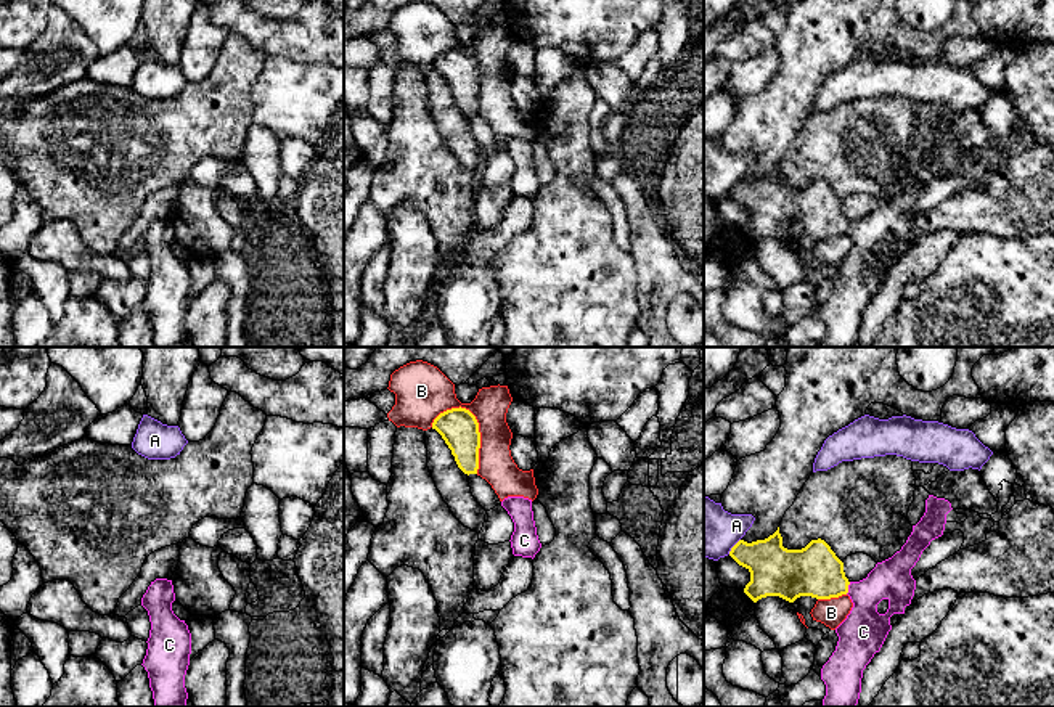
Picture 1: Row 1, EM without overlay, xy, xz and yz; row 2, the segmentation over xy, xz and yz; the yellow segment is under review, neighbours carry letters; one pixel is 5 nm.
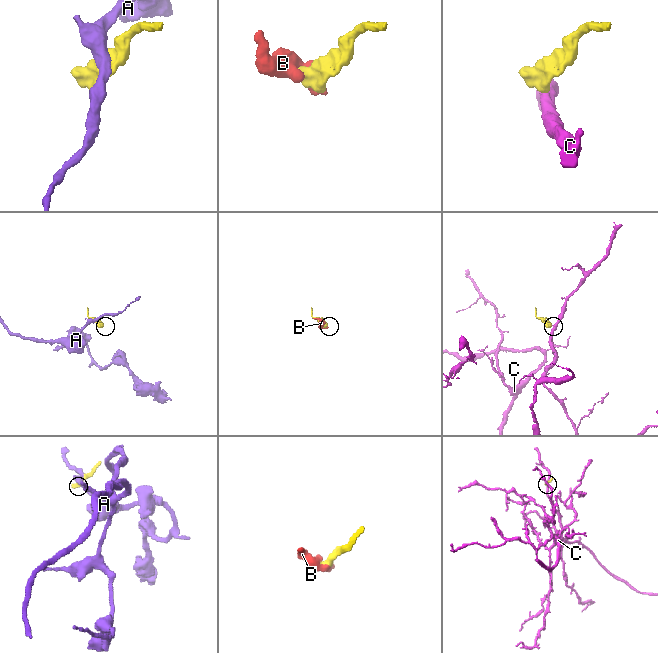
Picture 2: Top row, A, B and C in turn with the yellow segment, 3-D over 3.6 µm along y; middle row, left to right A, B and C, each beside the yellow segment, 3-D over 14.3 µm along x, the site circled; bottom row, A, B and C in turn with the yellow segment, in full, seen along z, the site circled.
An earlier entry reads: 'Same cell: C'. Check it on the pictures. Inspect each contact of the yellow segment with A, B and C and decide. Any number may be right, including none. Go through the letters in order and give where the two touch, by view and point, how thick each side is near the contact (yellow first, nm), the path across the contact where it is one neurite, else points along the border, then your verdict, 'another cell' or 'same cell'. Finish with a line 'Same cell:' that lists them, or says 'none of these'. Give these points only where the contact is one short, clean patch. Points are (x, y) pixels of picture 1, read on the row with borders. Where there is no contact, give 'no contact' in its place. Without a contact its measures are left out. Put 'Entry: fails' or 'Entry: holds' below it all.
A: meets yellow in yz at (733, 547); 260 nm thick on the yellow side, 280 nm on the other; another cell
B: meets yellow in xz at (477, 428); 190 nm thick on the yellow side, 180 nm on the other; another cell
C: meets yellow in yz at (847, 588); 260 nm thick on the yellow side, 220 nm on the other; runs through yz (815, 571), (833, 584), (847, 588), (863, 603), (863, 632); same cell
Same cell: C
Entry: holds

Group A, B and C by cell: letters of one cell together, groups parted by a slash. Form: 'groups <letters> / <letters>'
groups A / B / C

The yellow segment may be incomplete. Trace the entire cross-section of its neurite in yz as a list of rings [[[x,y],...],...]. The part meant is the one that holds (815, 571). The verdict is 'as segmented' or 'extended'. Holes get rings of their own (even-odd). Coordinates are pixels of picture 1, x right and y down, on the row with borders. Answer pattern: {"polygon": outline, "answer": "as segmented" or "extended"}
{"polygon": [[[929,495],[925,513],[913,525],[901,550],[877,562],[860,582],[845,577],[844,562],[824,540],[811,540],[802,550],[787,550],[779,527],[765,540],[739,540],[731,548],[729,556],[750,572],[744,593],[754,603],[766,596],[779,596],[789,603],[800,596],[850,596],[853,607],[835,628],[835,651],[821,668],[826,685],[824,707],[856,707],[863,670],[892,630],[890,617],[905,614],[914,596],[916,580],[911,569],[930,541],[943,535],[951,509],[948,500]]], "answer": "extended"}

